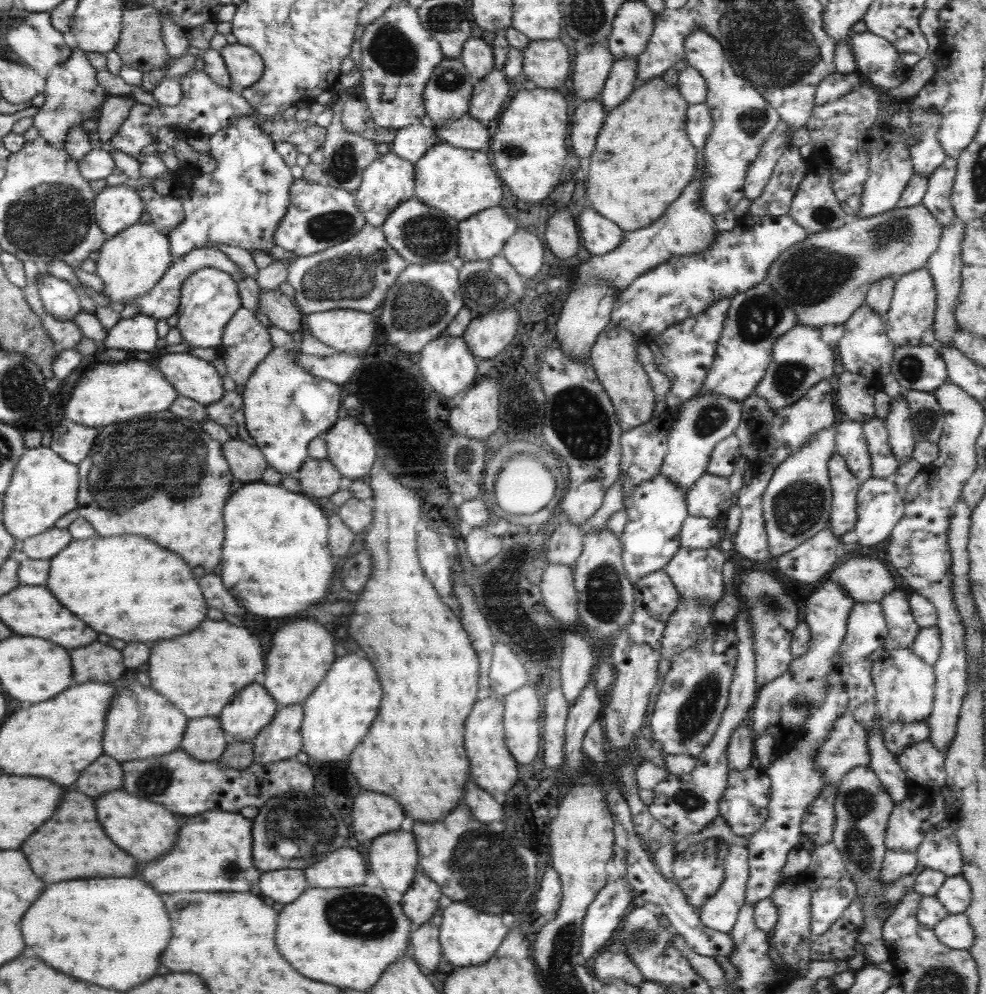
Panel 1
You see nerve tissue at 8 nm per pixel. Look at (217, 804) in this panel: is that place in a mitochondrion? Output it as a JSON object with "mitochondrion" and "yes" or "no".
{"mitochondrion":"no"}

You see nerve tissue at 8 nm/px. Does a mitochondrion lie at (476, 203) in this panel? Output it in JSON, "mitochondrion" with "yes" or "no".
{"mitochondrion":"no"}

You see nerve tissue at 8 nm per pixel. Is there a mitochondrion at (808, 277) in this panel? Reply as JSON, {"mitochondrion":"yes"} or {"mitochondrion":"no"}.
{"mitochondrion":"yes"}

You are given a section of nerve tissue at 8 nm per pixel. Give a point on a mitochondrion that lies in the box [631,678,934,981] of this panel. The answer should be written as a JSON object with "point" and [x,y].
{"point":[859,803]}

